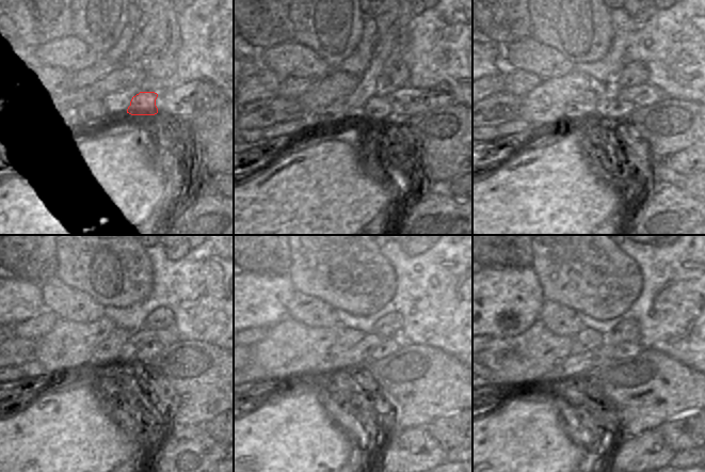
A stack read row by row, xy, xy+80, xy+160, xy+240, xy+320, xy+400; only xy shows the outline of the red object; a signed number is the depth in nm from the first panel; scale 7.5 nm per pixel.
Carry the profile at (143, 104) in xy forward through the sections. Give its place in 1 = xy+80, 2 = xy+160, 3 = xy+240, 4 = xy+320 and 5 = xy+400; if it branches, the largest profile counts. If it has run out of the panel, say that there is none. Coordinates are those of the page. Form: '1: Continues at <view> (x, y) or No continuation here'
1: Continues at xy+80 (377, 109)
2: Continues at xy+160 (608, 109)
3: Continues at xy+240 (146, 352)
4: Continues at xy+320 (390, 345)
5: Continues at xy+400 (626, 349)

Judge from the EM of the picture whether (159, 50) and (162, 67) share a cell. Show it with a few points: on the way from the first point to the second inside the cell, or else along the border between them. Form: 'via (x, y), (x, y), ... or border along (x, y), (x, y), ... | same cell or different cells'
via (159, 54), (159, 63) | same cell

